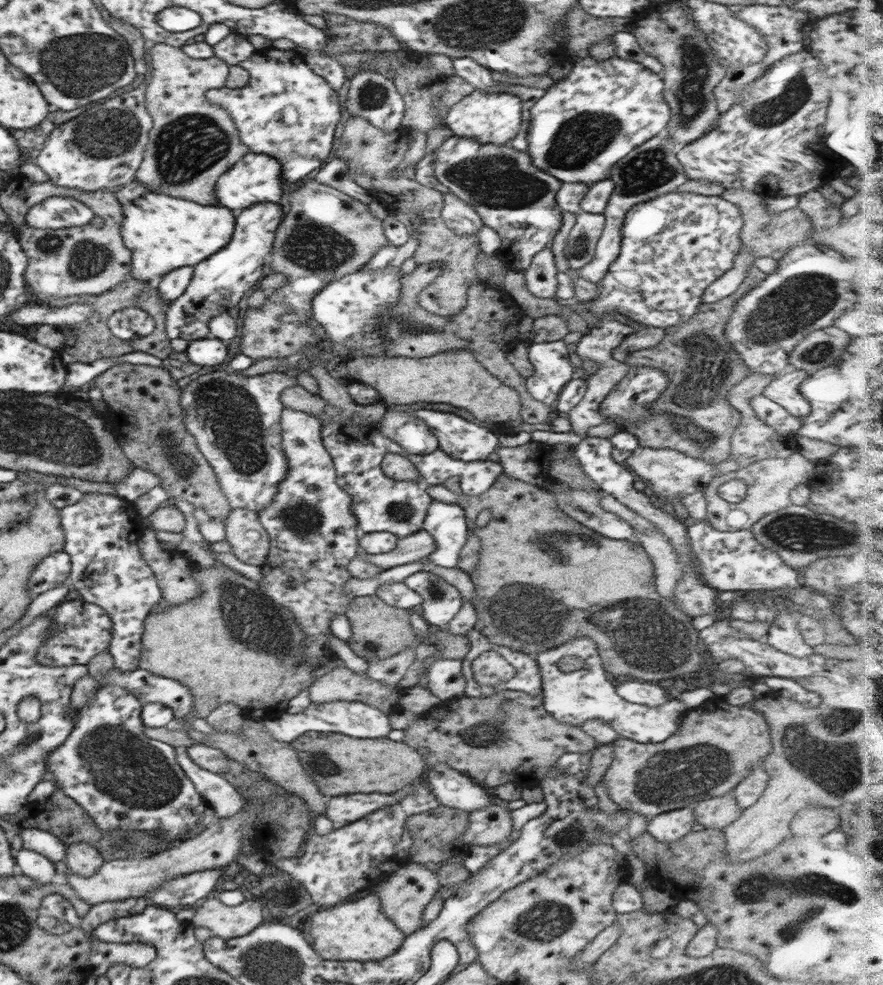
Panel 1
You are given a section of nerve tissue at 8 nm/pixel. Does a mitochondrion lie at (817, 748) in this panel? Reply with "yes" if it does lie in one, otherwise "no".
yes

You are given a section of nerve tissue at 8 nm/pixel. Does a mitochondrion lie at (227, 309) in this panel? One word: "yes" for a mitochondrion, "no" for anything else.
no

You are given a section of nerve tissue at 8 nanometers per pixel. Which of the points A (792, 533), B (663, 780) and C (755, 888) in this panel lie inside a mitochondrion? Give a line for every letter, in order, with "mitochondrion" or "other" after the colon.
A: mitochondrion
B: mitochondrion
C: mitochondrion

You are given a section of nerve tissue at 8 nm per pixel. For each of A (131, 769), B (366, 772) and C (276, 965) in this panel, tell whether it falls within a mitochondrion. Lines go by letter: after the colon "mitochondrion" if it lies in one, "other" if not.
A: mitochondrion
B: other
C: mitochondrion

